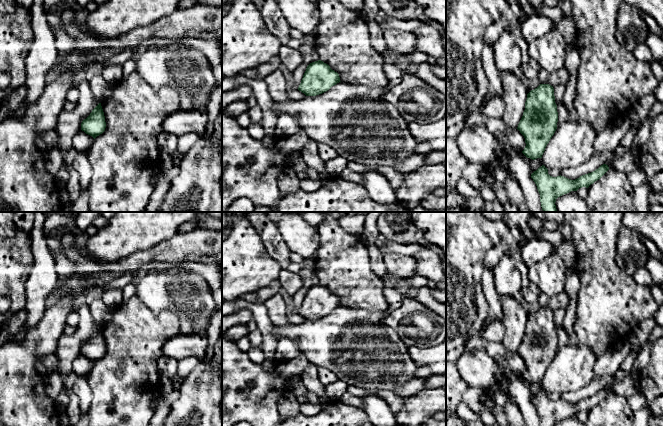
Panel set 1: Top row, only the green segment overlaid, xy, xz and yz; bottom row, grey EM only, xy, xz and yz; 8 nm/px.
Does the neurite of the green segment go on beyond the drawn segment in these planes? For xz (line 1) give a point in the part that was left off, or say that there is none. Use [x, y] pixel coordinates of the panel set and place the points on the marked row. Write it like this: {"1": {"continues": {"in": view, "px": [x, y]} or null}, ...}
{"1": {"continues": null}}

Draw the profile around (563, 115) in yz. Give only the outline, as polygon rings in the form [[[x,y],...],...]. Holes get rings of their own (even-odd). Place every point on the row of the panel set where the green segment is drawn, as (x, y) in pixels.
[[[563,103],[557,105],[558,122],[557,128],[564,122],[569,120],[569,112]]]

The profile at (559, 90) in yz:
[[[561,83],[556,86],[554,86],[554,96],[555,96],[555,103],[556,105],[560,104],[563,102],[563,96],[565,93],[565,87],[566,85]]]

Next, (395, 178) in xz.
[[[349,161],[347,163],[347,168],[351,171],[354,171],[356,173],[362,173],[362,174],[364,172],[369,172],[369,171],[379,172],[386,177],[386,179],[389,181],[392,189],[395,192],[402,185],[405,177],[405,173],[399,172],[394,167],[389,167],[389,166],[373,167],[355,161]]]

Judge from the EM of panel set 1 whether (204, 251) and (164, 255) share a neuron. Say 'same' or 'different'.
same

